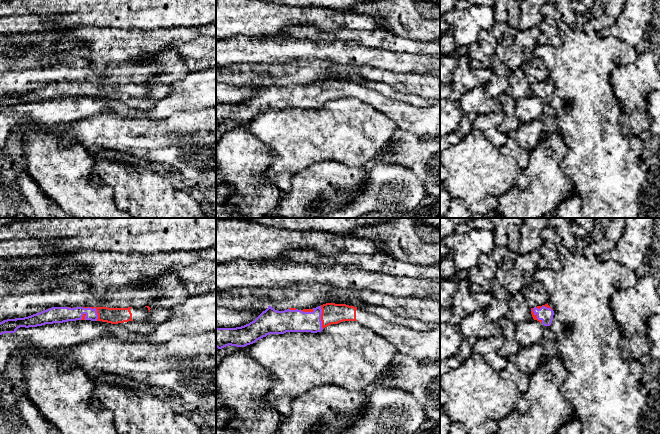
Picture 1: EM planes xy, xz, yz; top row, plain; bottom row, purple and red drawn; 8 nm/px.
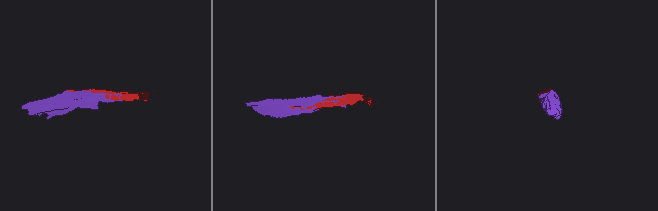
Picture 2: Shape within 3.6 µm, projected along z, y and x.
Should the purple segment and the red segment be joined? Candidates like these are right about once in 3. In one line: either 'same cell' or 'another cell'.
same cell

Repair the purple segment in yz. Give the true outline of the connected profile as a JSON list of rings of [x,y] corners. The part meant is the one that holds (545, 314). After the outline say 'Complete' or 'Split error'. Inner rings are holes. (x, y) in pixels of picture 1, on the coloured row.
[[[547,304],[531,308],[534,320],[541,322],[544,326],[550,326],[553,320],[554,311]]]. Split error

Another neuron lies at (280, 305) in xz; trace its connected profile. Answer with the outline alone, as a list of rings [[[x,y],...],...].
[[[291,284],[283,287],[235,287],[229,291],[216,291],[216,307],[241,310],[267,302],[277,311],[289,308],[313,309],[328,302],[332,286]]]

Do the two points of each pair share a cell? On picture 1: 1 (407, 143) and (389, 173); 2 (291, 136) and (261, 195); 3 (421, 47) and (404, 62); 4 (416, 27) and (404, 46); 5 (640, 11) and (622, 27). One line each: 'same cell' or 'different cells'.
1: different cells
2: different cells
3: different cells
4: different cells
5: same cell

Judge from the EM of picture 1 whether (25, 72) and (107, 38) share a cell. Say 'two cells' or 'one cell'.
one cell

